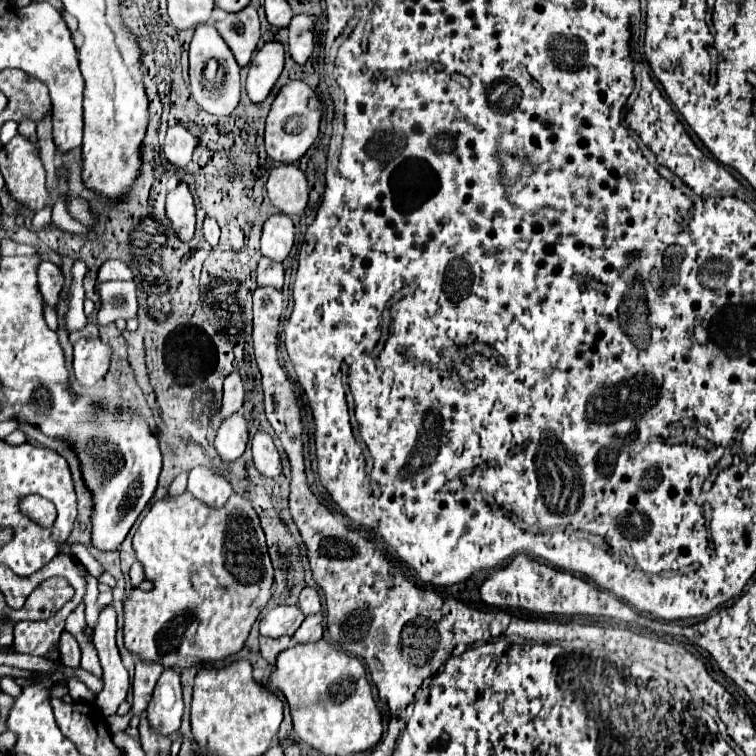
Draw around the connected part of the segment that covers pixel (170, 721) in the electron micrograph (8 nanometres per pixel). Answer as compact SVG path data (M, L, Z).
M164 668L160 680L156 682L156 688L154 688L154 696L148 704L148 720L150 720L150 726L156 730L156 732L164 732L166 736L176 732L182 724L182 714L184 714L184 702L182 702L182 688L180 688L180 674L178 670L174 668Z

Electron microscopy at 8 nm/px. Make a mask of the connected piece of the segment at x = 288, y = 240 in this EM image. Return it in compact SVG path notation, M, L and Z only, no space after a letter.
M274 214L264 222L262 230L262 254L276 262L282 262L294 246L294 222L286 214Z

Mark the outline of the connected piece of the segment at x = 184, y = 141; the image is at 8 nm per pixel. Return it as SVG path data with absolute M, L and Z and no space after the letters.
M172 126L168 128L168 134L166 134L164 154L174 166L186 168L186 164L192 160L192 152L196 144L198 144L196 138L184 126Z

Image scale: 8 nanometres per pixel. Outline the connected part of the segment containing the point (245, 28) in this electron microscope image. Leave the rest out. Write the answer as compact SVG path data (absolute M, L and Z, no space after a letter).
M246 6L236 14L228 14L224 20L214 24L228 48L232 50L236 62L244 68L248 66L252 52L260 40L260 20L254 6Z

